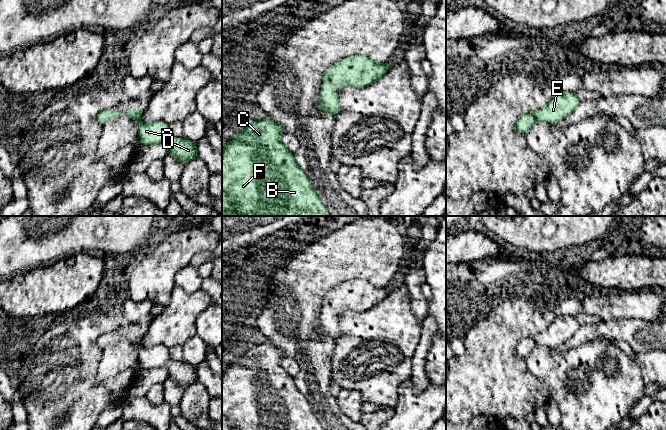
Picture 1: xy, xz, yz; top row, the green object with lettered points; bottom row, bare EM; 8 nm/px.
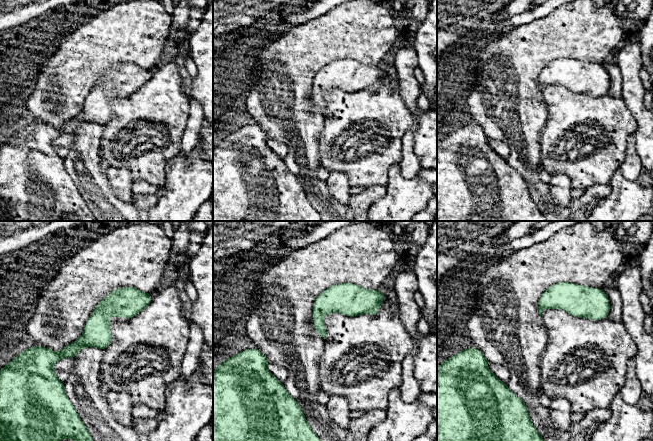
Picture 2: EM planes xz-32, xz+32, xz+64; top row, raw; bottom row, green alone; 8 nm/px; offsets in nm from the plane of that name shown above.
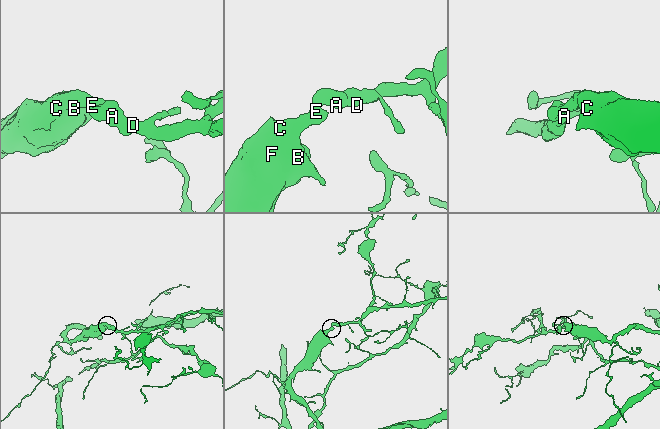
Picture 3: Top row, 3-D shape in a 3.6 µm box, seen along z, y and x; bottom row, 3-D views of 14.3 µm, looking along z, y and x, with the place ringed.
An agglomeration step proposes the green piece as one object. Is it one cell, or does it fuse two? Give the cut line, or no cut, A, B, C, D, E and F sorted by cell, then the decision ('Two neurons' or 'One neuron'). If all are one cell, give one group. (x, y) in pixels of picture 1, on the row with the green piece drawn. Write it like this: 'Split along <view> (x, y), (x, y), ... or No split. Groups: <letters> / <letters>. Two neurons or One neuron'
No split. Groups: A B C D E F. One neuron

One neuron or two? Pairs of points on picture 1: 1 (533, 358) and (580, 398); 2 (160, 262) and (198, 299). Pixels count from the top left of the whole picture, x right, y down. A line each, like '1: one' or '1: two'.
1: one
2: two

